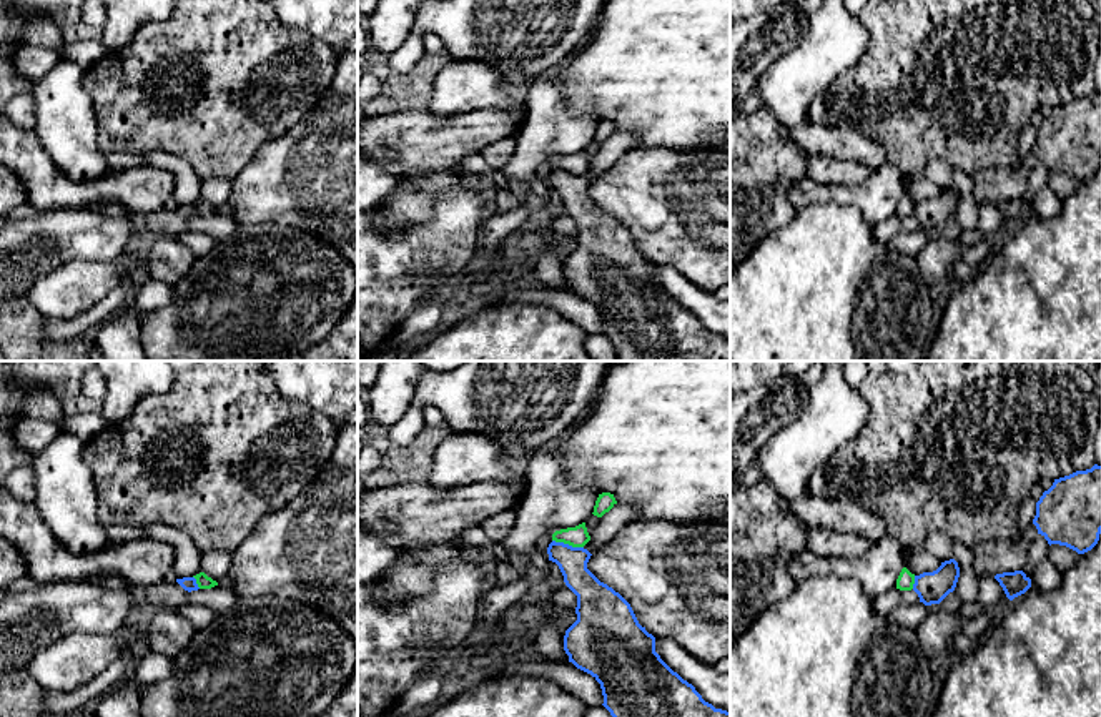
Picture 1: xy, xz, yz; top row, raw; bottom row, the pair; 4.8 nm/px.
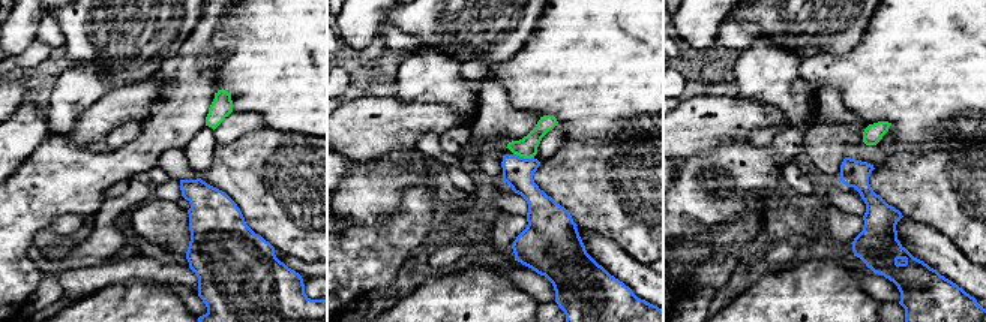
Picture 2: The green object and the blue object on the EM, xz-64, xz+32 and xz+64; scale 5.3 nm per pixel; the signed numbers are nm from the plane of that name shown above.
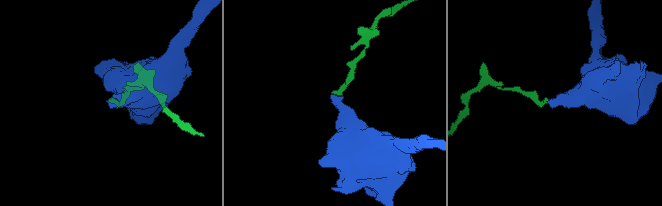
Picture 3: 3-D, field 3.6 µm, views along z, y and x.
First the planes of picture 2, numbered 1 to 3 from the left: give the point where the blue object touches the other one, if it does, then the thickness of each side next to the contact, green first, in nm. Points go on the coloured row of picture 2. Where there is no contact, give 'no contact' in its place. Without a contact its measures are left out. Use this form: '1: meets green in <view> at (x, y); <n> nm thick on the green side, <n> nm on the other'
1: no contact
2: meets green in xz+32 at (524, 158); 110 nm thick on the green side, 160 nm on the other
3: no contact

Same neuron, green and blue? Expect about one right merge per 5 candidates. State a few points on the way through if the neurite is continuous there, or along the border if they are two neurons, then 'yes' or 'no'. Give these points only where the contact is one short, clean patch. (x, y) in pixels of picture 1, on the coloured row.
along xz (552, 539), (582, 548) | no

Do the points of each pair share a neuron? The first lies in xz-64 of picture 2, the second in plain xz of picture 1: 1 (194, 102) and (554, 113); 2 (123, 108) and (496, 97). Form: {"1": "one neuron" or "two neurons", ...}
{"1": "one neuron", "2": "two neurons"}

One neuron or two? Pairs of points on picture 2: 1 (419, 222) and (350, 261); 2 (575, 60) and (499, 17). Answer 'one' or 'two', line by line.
1: one
2: two

